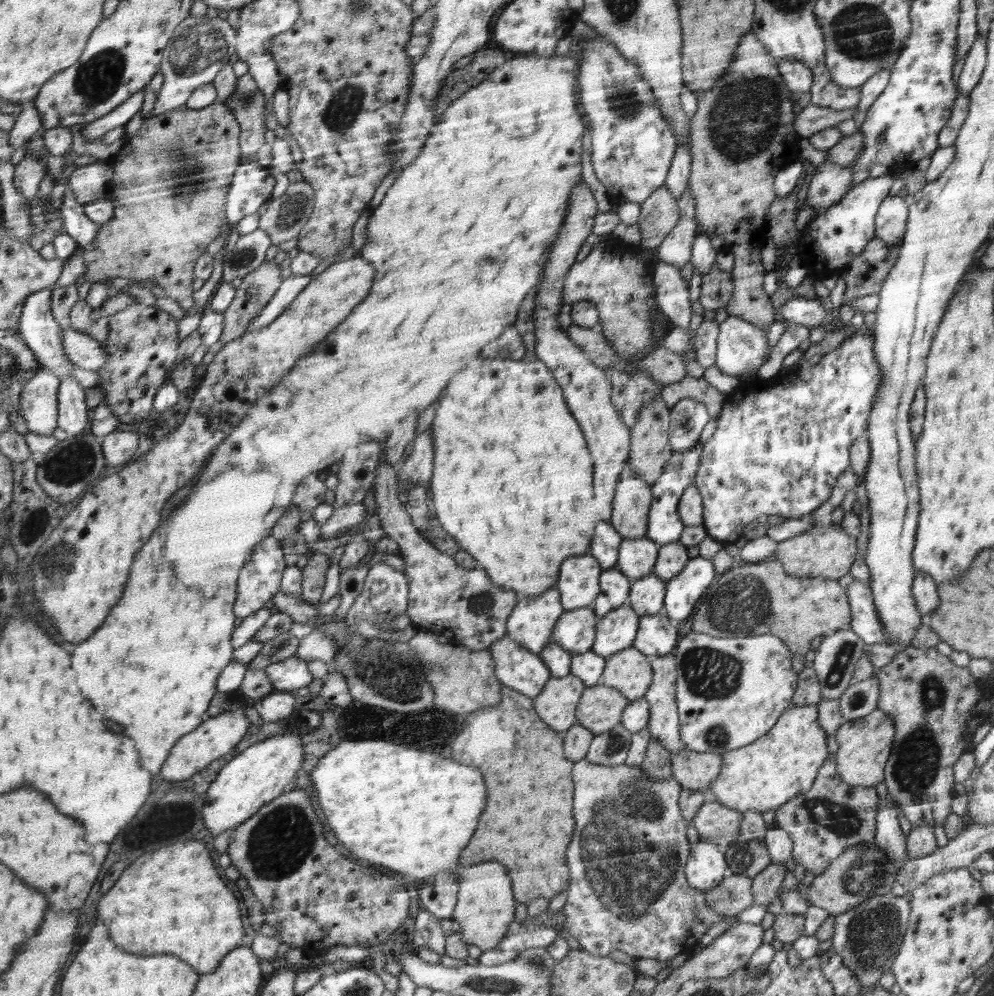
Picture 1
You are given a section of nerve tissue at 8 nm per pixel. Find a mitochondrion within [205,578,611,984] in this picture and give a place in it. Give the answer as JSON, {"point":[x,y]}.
{"point":[281,841]}

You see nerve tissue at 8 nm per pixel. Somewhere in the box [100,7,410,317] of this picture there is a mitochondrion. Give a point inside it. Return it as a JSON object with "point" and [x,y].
{"point":[201,45]}

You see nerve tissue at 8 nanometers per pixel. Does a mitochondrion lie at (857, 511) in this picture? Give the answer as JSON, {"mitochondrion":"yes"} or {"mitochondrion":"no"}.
{"mitochondrion":"no"}

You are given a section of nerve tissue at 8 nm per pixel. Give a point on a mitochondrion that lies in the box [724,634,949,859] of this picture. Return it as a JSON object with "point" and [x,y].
{"point":[842,820]}

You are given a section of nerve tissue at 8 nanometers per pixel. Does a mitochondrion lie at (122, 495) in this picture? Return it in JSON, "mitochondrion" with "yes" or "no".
{"mitochondrion":"no"}

